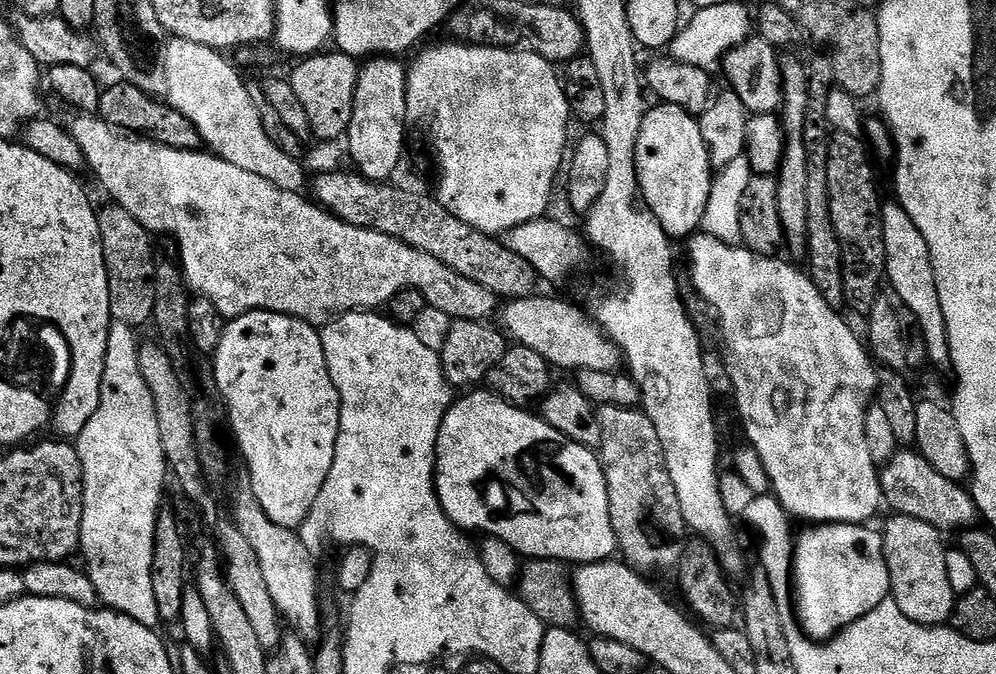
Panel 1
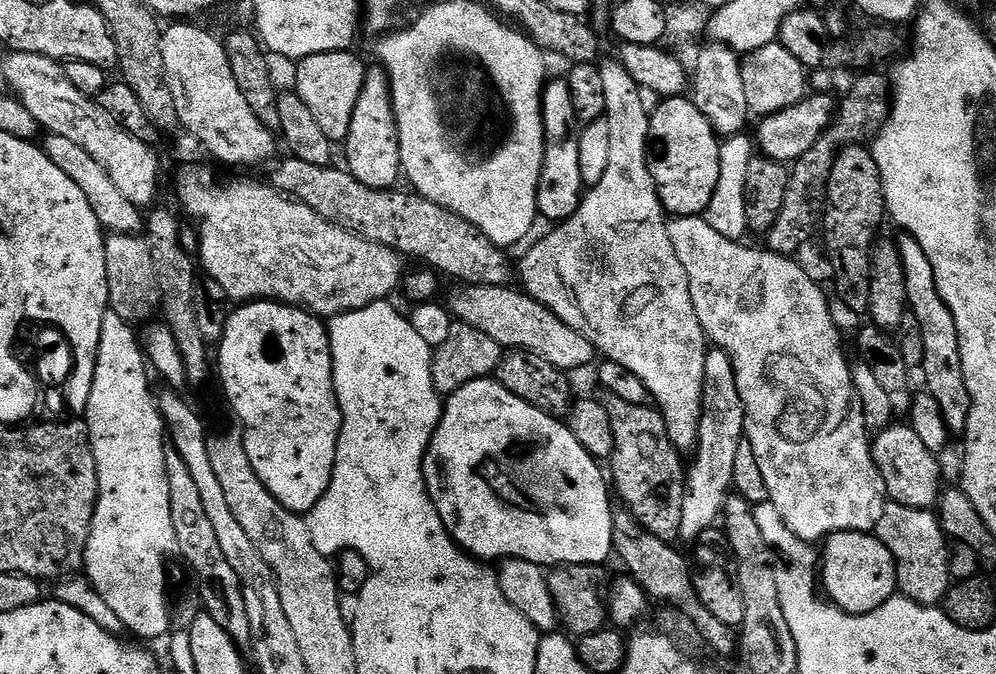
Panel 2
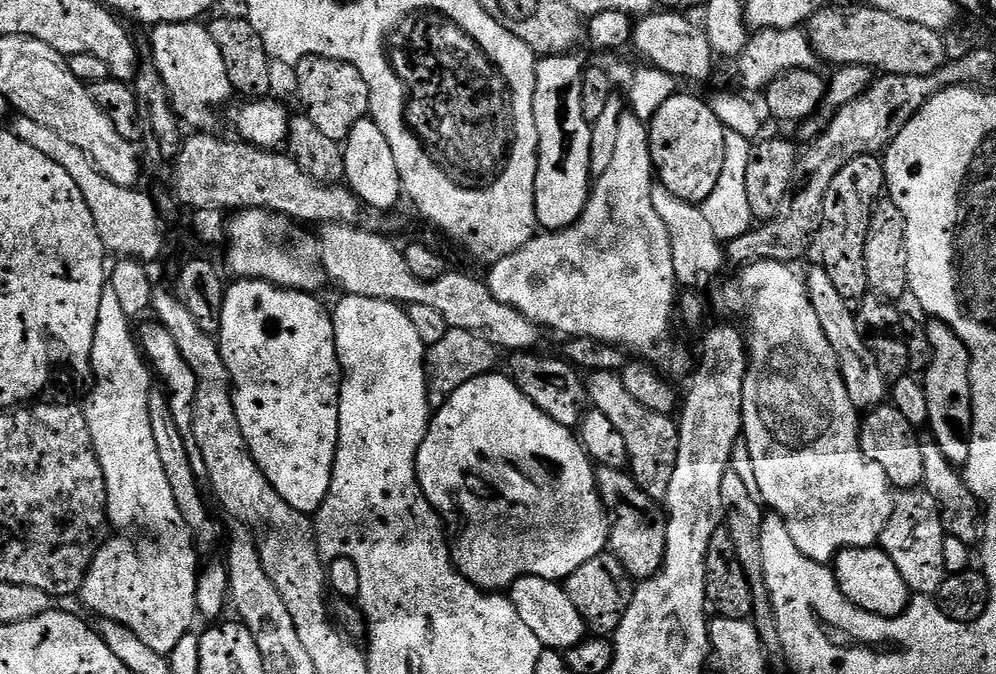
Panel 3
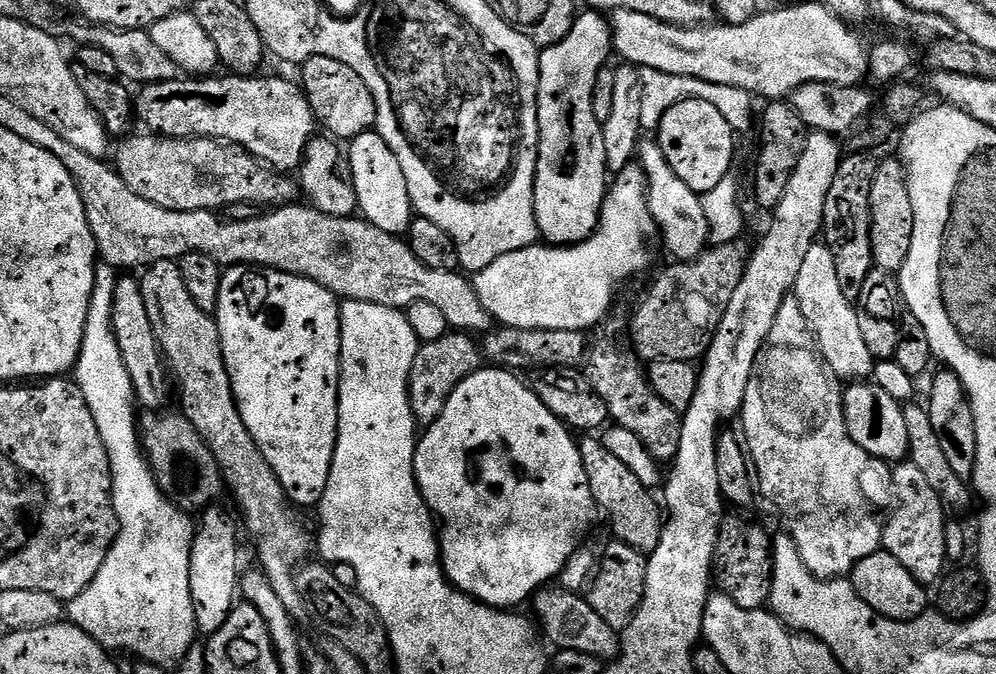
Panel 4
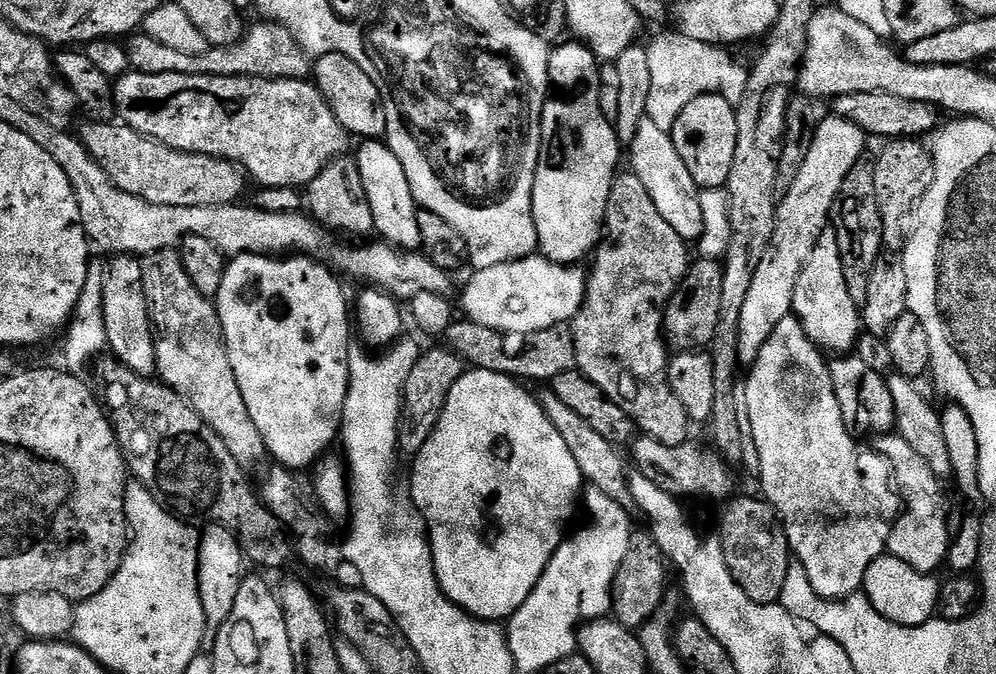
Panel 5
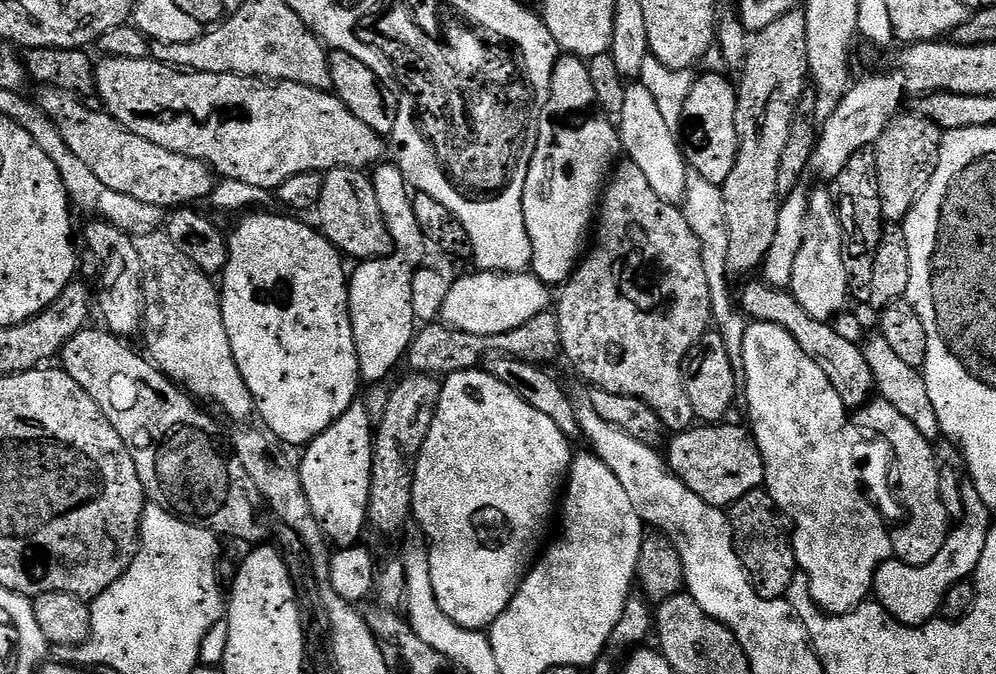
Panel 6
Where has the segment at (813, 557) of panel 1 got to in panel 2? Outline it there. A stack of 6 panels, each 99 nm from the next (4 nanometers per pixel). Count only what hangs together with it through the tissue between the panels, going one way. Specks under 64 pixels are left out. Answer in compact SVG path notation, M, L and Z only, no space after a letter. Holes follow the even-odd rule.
M836 532L823 541L822 547L822 592L825 597L843 612L861 616L878 610L891 596L897 595L896 559L886 546L870 532Z

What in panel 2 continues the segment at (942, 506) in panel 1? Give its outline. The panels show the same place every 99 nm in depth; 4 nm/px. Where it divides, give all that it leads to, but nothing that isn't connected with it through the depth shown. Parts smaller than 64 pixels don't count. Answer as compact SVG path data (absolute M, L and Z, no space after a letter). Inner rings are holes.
M893 422L875 433L872 445L872 460L884 483L884 495L888 500L911 508L935 509L940 498L940 464L937 457L919 440L918 434L907 423Z

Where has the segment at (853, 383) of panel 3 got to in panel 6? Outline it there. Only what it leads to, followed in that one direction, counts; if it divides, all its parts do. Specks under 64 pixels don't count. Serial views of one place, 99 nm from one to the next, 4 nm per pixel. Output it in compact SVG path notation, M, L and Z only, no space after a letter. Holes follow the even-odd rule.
M824 188L813 191L808 198L808 229L802 242L802 250L798 250L798 258L794 261L794 274L790 289L792 297L810 314L825 322L845 311L849 303L850 293L846 278L846 262L844 261L844 235L840 225L840 214L836 210L833 193Z

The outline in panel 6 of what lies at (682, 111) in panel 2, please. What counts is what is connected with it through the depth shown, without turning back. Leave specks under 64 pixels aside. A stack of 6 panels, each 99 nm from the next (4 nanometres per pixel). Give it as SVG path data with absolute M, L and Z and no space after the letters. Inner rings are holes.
M707 71L706 76L697 75L686 98L682 121L682 147L688 167L706 182L721 186L734 170L736 151L740 143L736 133L736 88L724 75ZM684 132L684 136L683 136Z

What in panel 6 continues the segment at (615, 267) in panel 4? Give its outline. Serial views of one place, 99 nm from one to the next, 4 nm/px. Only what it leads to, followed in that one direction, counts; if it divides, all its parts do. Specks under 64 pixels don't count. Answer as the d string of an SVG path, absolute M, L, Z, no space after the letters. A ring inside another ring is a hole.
M476 270L473 273L473 276L464 276L461 280L453 279L449 283L446 302L442 302L440 311L440 320L449 328L457 328L466 334L478 334L479 336L506 334L518 326L530 322L530 318L549 311L548 292L550 292L550 288L538 277L528 272L481 272Z

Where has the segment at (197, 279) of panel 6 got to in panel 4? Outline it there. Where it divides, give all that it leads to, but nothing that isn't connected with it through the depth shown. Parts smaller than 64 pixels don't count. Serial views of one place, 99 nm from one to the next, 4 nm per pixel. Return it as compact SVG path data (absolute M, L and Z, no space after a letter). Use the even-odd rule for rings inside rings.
M163 260L150 264L143 269L139 277L142 286L142 298L146 302L146 314L150 314L150 326L154 326L154 334L160 343L160 351L164 354L171 379L180 387L180 404L182 414L202 434L206 446L210 446L210 454L214 454L214 462L218 462L220 472L224 475L227 491L232 492L236 504L240 507L240 516L248 527L250 535L256 539L256 552L260 555L259 567L266 574L270 586L274 586L274 594L282 601L282 606L296 622L308 616L308 607L302 602L302 594L298 594L296 571L309 559L314 552L314 540L308 537L304 524L299 520L297 509L290 503L288 495L282 490L282 482L270 470L270 462L262 458L262 450L250 438L250 430L246 430L246 422L242 422L242 414L236 405L234 390L230 386L230 374L226 370L226 362L220 345L220 331L215 319L209 313L198 310L194 298L190 298L190 290L186 290L186 282L180 273L179 263L175 260Z

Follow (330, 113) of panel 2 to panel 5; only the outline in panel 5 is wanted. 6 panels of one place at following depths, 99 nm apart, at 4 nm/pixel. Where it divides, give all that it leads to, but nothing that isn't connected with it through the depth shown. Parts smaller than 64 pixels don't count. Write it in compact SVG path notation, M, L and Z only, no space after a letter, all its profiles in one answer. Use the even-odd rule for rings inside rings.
M337 52L322 54L315 57L310 68L310 76L317 90L322 94L322 98L326 98L330 110L334 110L334 118L338 118L338 122L342 122L342 126L349 134L353 137L360 136L359 138L380 138L384 136L386 110L382 102L382 94L378 90L378 86L374 86L370 74L366 74L366 70L362 70L362 66L358 66L358 62L354 62L354 58L346 58L346 54L338 54Z

